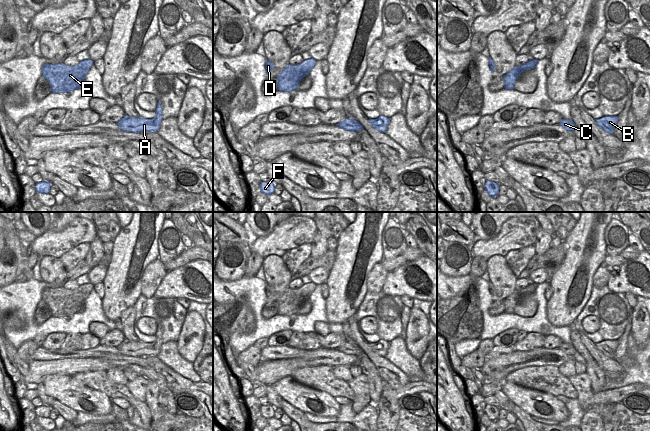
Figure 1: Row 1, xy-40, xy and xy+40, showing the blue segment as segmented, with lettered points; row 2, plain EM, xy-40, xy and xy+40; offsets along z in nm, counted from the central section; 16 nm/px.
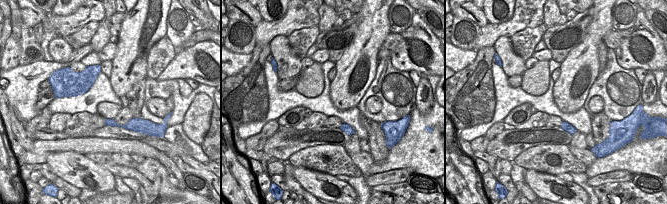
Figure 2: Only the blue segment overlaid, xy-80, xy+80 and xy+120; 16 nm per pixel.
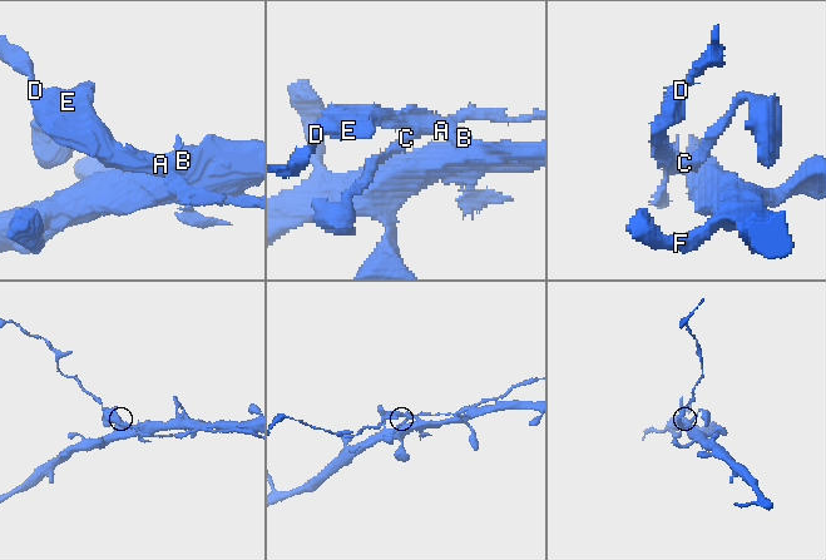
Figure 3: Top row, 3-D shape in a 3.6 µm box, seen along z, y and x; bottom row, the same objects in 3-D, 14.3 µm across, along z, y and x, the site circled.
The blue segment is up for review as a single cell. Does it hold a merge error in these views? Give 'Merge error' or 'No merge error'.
Merge error.

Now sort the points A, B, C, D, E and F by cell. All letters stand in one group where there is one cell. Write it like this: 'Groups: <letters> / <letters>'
Groups: A D E / B C F.

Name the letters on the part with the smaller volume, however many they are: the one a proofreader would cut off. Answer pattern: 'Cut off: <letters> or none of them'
Cut off: A, D, E.

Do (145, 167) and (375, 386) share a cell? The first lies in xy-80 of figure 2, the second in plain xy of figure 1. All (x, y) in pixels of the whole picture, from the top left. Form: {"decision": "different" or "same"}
{"decision": "different"}

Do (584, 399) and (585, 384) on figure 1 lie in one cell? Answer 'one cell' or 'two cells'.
one cell

